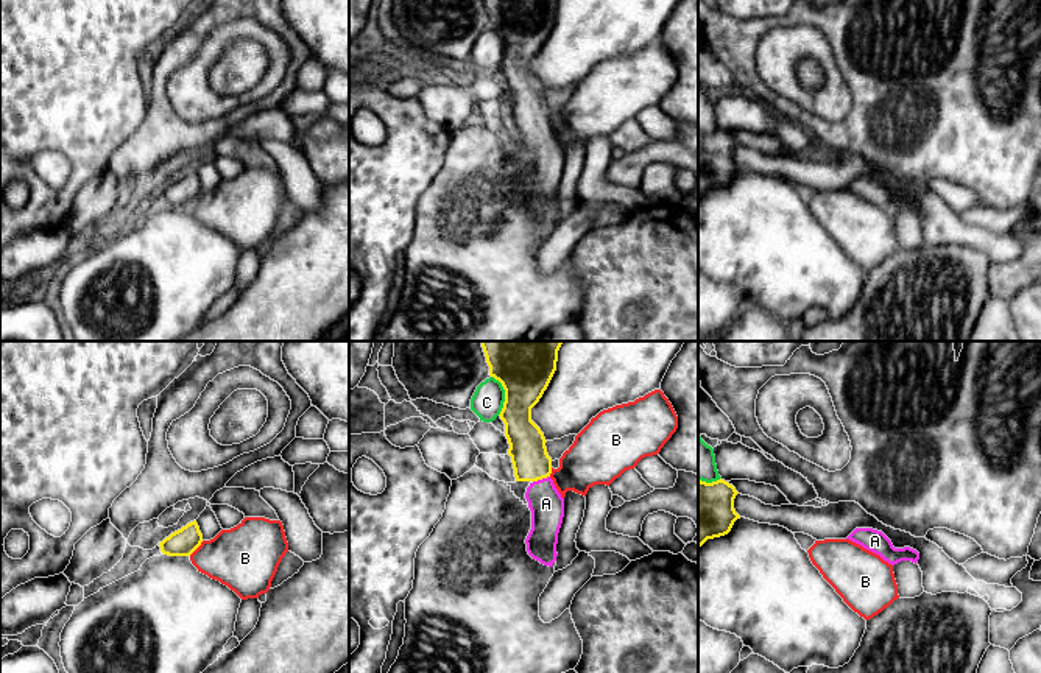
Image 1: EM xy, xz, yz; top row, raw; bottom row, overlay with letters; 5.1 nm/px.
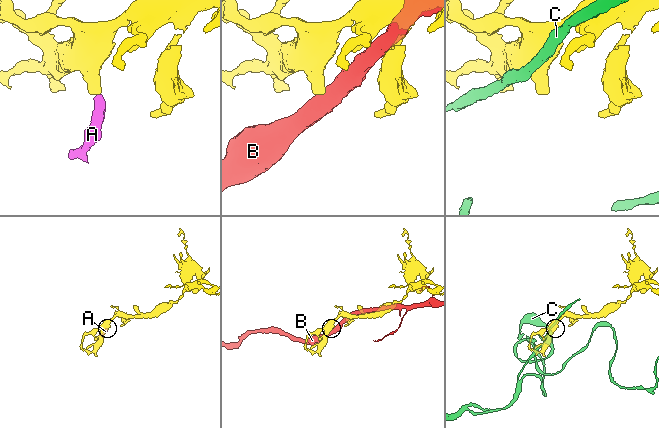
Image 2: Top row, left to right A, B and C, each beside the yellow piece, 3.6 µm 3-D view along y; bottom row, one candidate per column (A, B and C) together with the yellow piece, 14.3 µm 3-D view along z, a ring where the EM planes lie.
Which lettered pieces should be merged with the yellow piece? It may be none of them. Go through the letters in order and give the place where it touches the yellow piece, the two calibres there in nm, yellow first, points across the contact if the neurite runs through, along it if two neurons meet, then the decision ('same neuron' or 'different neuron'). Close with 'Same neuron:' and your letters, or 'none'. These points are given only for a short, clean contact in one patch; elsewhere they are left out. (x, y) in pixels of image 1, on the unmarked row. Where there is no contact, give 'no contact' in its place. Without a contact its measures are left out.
A: meets yellow in xz at (541, 130); 190 nm thick on the yellow side, 180 nm on the other; runs through xz (530, 111), (541, 130), (546, 155); same neuron
B: meets yellow in xy at (195, 200); 140 nm thick on the yellow side, 320 nm on the other; different neuron
C: meets yellow in xz at (505, 45); 260 nm thick on the yellow side, 160 nm on the other; different neuron
Same neuron: A

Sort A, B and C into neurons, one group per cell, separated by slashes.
A / B / C

